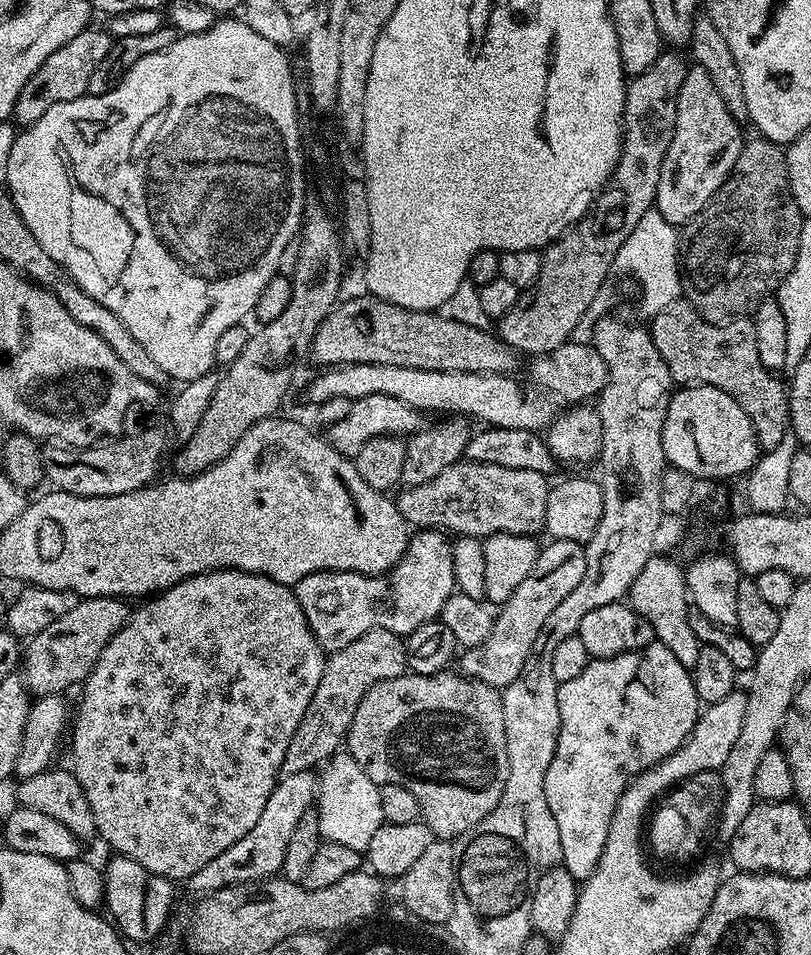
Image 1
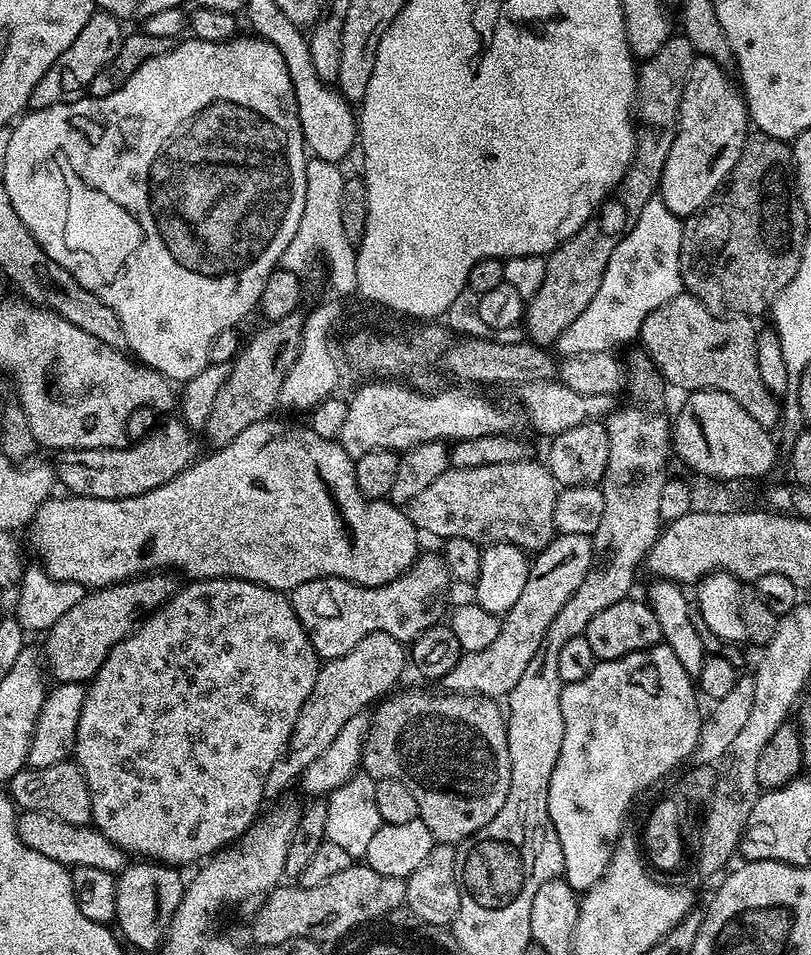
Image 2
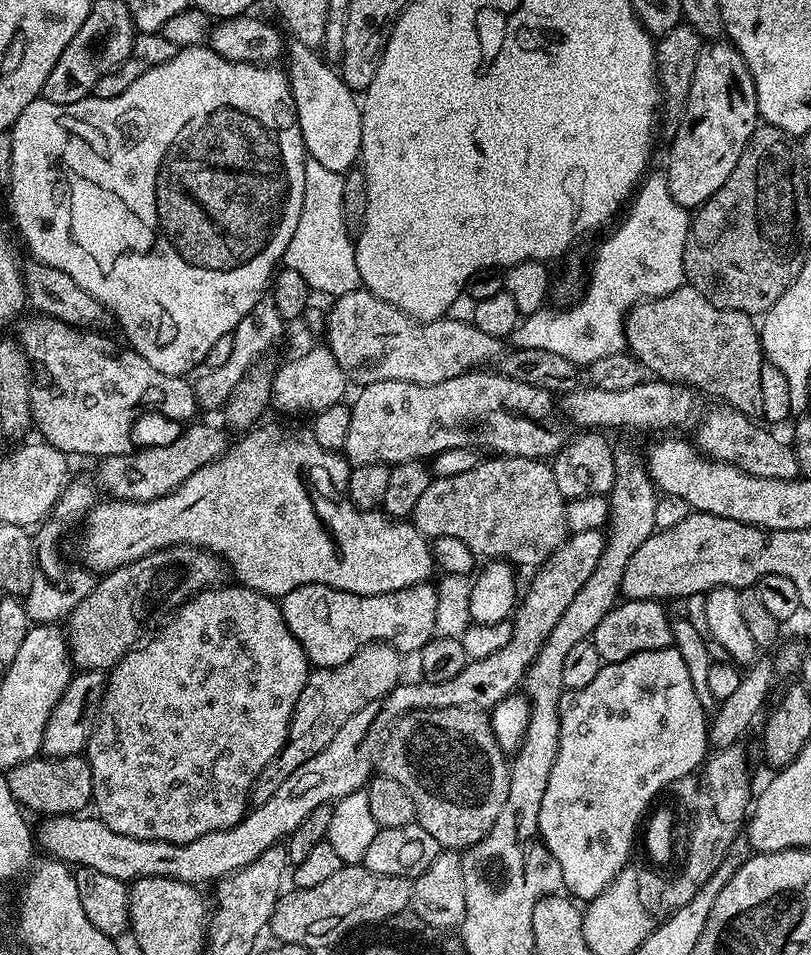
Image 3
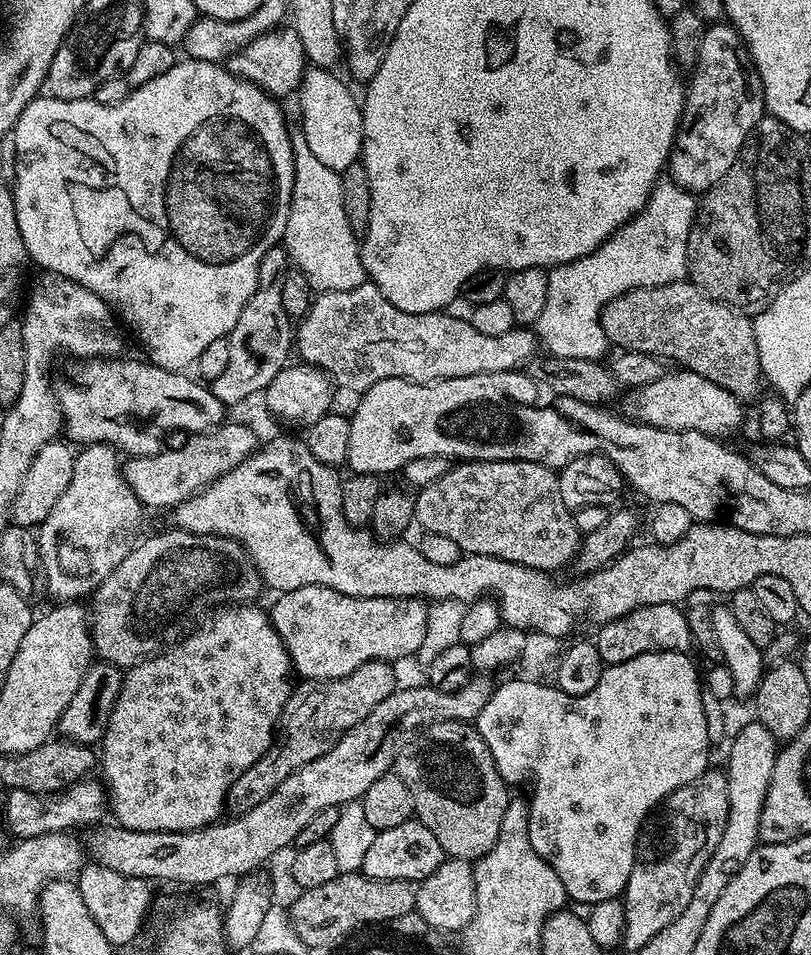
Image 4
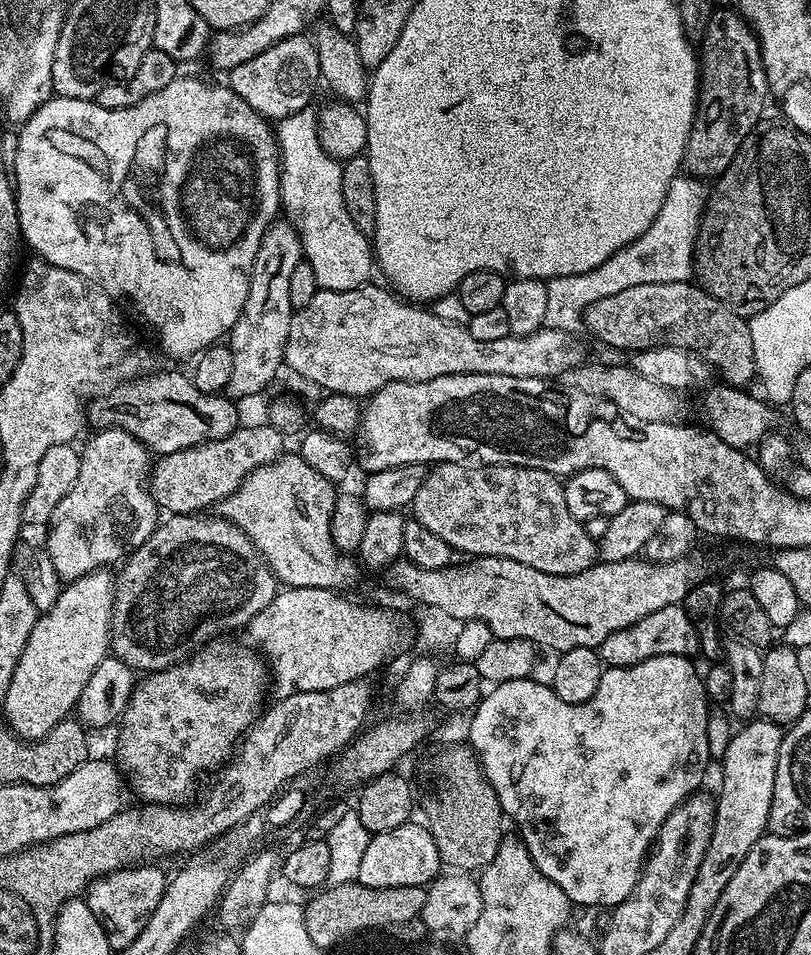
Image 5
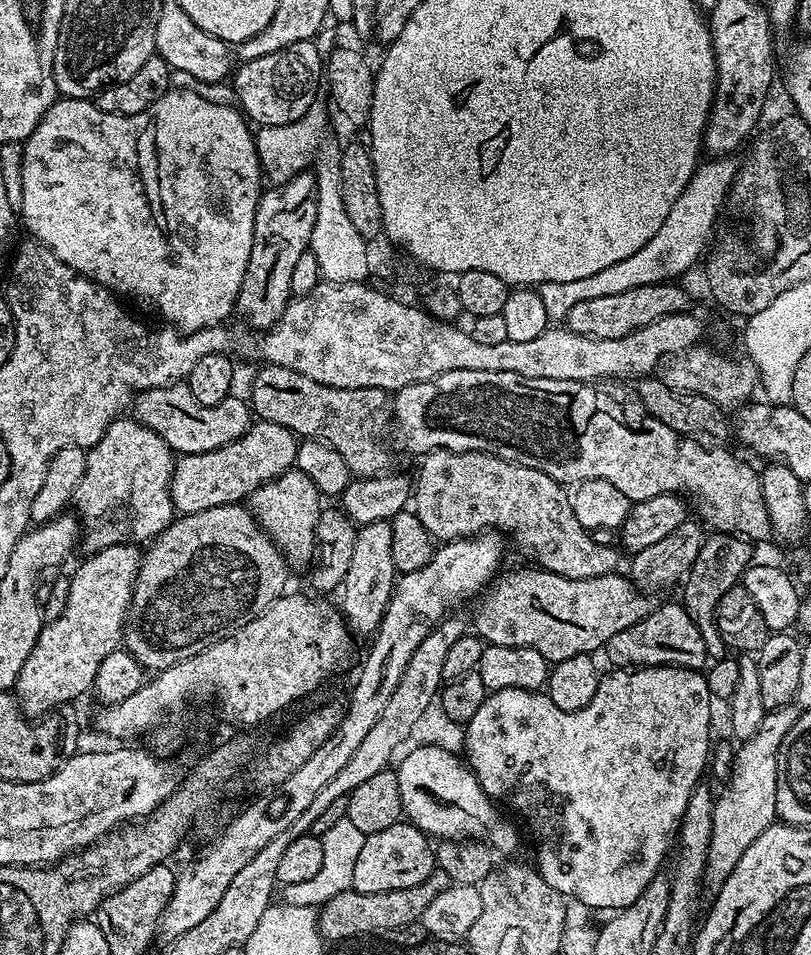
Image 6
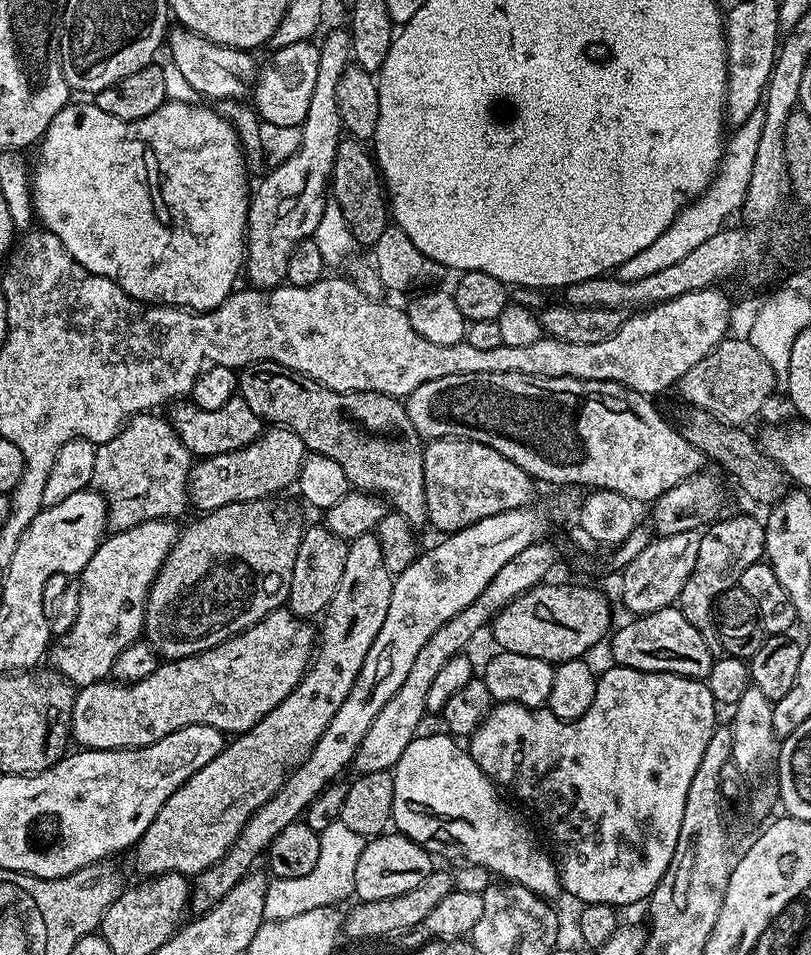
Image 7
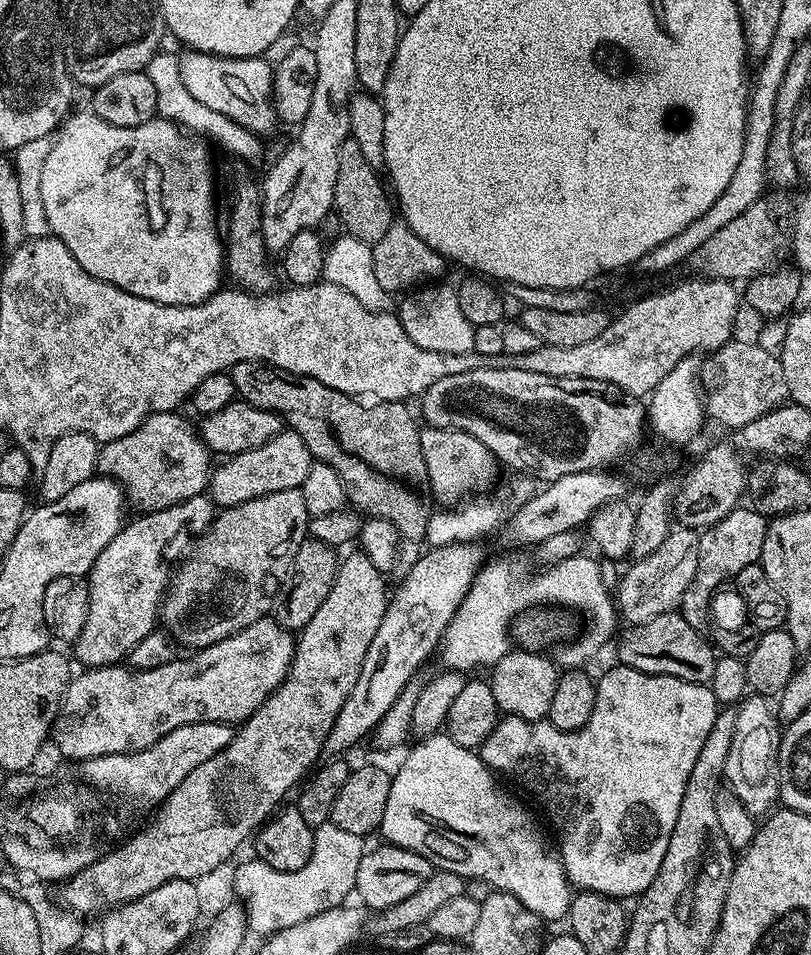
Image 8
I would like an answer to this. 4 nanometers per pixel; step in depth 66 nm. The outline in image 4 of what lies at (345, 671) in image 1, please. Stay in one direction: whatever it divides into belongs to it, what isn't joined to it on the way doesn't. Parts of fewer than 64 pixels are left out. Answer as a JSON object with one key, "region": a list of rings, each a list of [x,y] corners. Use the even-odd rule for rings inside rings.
{"region":[[[371,660],[354,674],[346,674],[346,678],[337,680],[304,680],[297,683],[288,695],[288,701],[284,712],[280,715],[278,735],[271,748],[246,774],[239,776],[230,786],[226,808],[229,813],[243,814],[254,810],[258,802],[266,802],[290,774],[294,774],[306,762],[326,754],[326,750],[333,748],[344,737],[349,728],[358,726],[378,702],[390,698],[390,694],[396,691],[398,681],[396,672],[387,660]]]}

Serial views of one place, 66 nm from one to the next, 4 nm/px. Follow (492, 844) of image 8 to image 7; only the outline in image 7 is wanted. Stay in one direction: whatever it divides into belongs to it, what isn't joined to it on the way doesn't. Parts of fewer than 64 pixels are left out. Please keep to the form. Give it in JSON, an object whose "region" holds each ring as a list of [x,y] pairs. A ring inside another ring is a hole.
{"region":[[[440,732],[434,733],[433,736],[417,734],[391,769],[394,782],[391,827],[406,838],[418,842],[418,846],[432,853],[433,857],[445,856],[448,860],[477,864],[479,868],[488,869],[493,877],[526,886],[526,890],[545,898],[561,895],[560,874],[555,859],[540,849],[540,844],[532,837],[531,830],[504,805],[503,798],[499,796],[501,793],[494,787],[490,777],[485,776],[482,769],[476,765],[471,752],[461,745],[460,749],[456,745],[459,743],[451,735]]]}

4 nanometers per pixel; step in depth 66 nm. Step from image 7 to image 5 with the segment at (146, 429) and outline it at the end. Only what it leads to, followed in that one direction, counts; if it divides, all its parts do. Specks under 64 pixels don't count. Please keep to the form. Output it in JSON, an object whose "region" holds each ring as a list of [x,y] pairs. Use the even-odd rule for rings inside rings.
{"region":[[[120,427],[92,433],[79,449],[78,478],[70,486],[70,494],[58,502],[46,525],[48,560],[64,582],[119,565],[132,549],[147,542],[158,523],[156,499],[146,483],[150,472],[148,449]]]}

